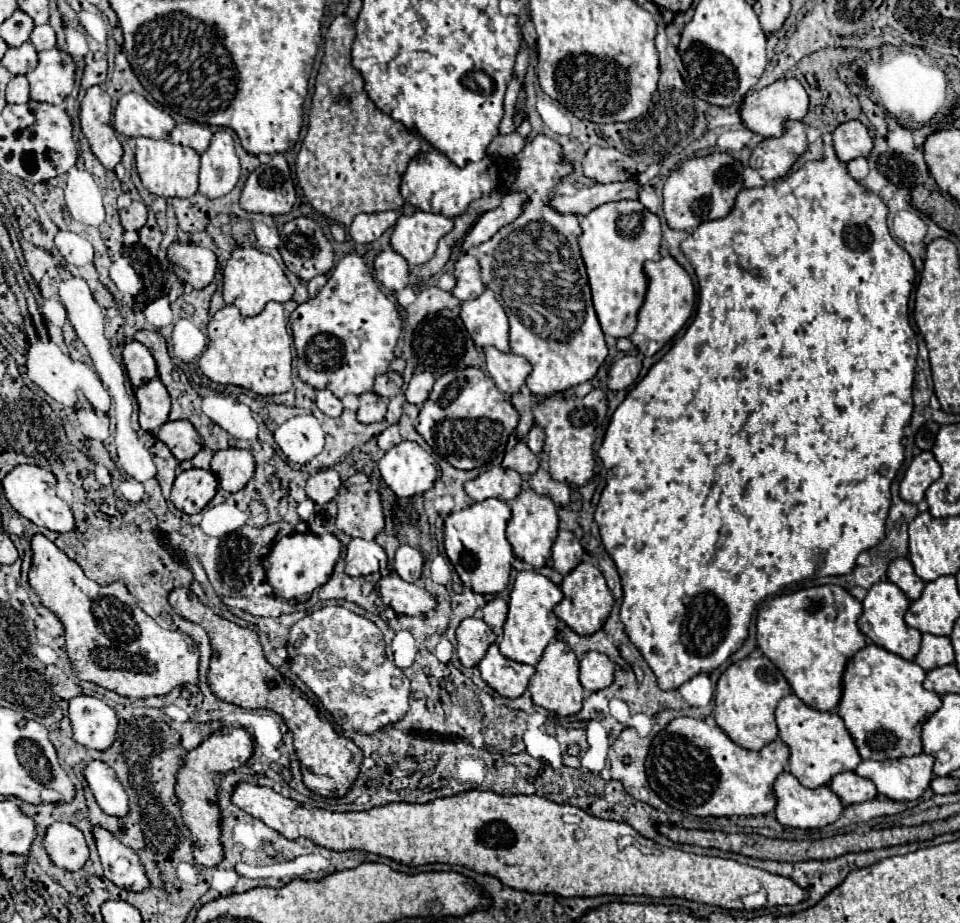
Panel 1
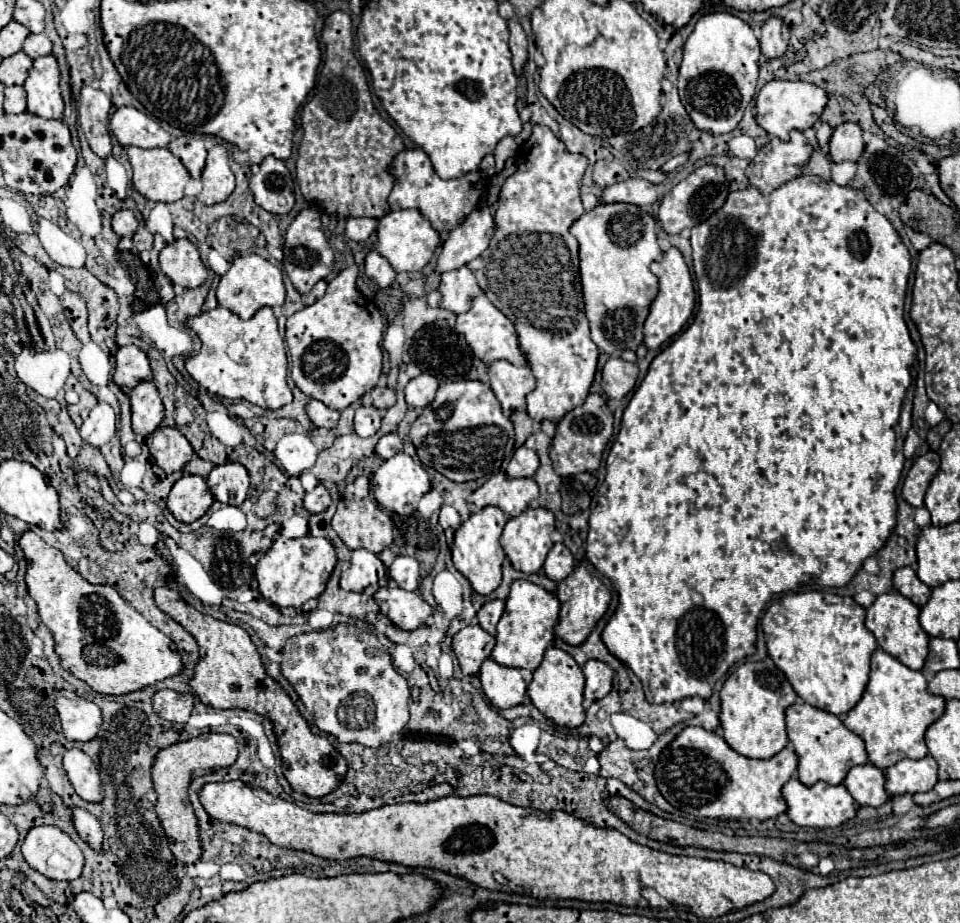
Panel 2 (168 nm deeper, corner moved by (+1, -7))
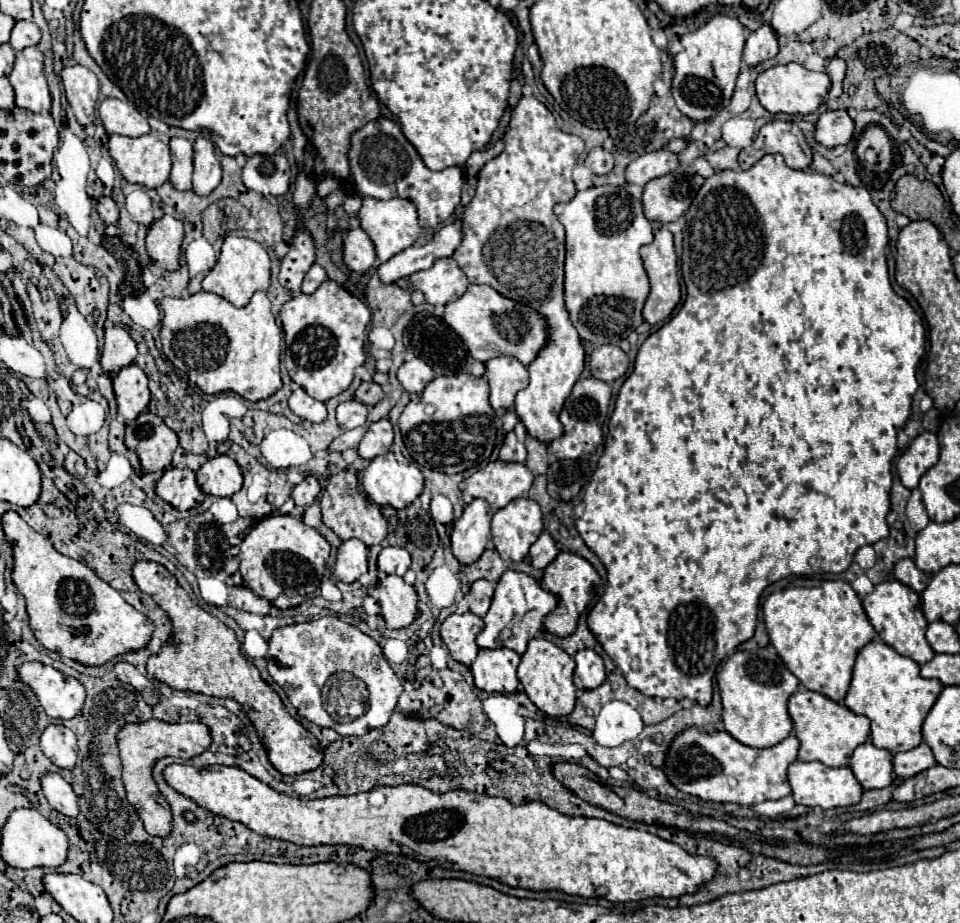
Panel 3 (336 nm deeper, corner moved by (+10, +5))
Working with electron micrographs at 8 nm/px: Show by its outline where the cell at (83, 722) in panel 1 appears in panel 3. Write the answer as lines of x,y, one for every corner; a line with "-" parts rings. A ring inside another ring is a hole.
26,661
18,669
20,681
26,683
44,711
54,719
72,719
84,703
86,691
82,683
52,665
38,661

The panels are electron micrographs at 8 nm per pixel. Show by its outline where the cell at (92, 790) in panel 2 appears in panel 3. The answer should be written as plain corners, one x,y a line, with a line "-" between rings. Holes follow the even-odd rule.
52,723
44,729
44,735
40,737
40,749
58,767
70,769
76,763
76,755
78,755
76,735
74,731
70,731
60,723

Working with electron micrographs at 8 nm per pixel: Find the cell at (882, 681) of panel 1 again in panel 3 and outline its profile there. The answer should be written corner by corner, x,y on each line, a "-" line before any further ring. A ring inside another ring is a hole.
872,641
858,653
844,705
872,721
872,743
876,747
900,753
922,743
922,721
936,703
942,687
938,679
920,677
920,667
912,659
902,657
882,641

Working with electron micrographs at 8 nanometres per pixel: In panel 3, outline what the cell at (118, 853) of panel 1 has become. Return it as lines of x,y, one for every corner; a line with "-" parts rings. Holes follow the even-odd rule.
44,773
40,777
42,793
48,799
48,803
60,811
62,815
78,815
78,801
72,787
62,779
58,773

